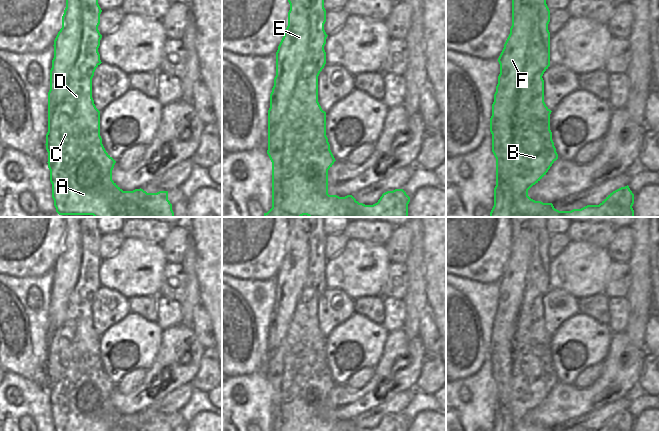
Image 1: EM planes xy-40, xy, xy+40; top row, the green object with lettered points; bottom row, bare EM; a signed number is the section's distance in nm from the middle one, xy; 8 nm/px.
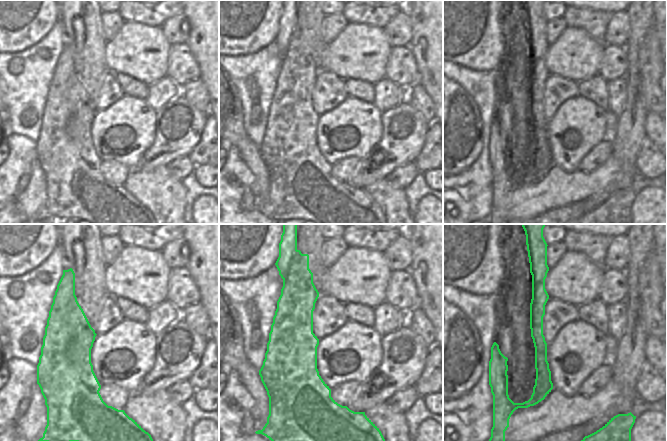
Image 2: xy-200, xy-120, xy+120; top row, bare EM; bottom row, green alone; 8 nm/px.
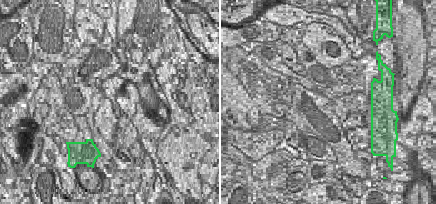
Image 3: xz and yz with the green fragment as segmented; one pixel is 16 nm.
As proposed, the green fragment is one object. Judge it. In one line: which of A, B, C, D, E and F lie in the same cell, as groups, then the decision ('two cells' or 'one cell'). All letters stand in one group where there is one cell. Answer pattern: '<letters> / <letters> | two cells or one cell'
A B C D / E F | two cells

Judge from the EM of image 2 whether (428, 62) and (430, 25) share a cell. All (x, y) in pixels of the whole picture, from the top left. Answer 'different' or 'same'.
same

